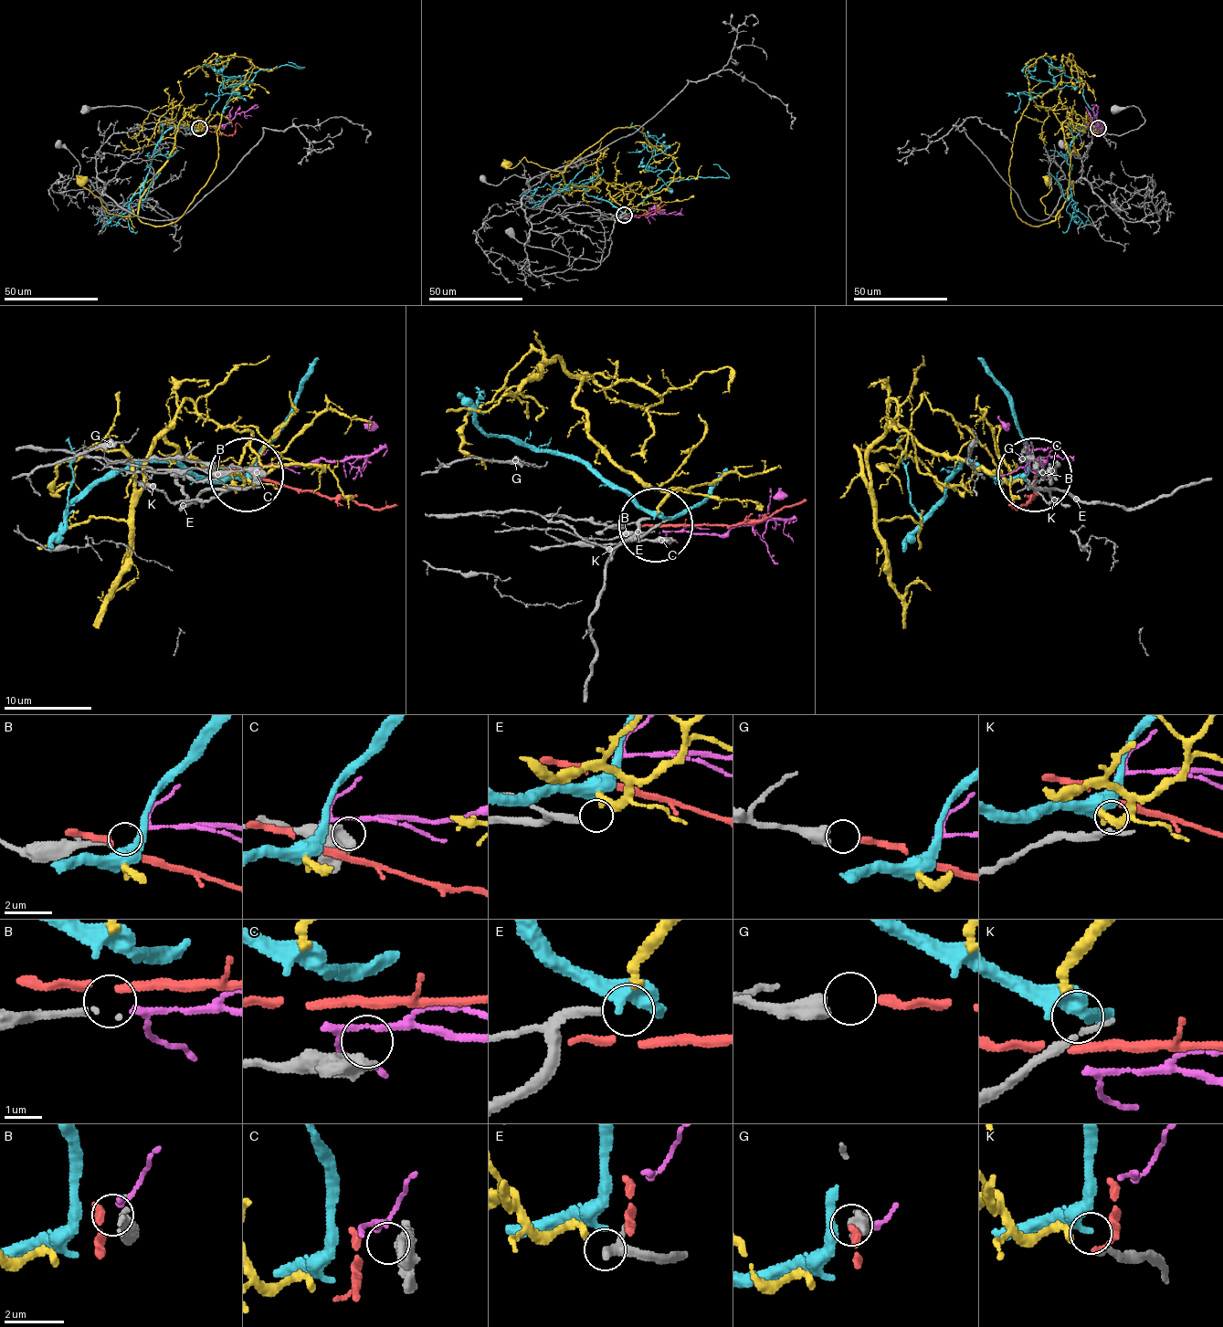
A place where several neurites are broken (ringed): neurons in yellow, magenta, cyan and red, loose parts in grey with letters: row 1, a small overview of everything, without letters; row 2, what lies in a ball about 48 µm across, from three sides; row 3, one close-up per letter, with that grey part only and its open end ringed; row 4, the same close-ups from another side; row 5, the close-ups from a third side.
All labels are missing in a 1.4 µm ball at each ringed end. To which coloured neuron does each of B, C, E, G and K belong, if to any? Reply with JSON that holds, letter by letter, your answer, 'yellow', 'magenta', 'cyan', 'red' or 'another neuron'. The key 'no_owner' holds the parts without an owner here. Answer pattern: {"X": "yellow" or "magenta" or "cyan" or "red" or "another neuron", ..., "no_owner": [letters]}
{"B": "magenta", "C": "another neuron", "E": "another neuron", "G": "red", "K": "yellow", "no_owner": ["C", "E"]}

